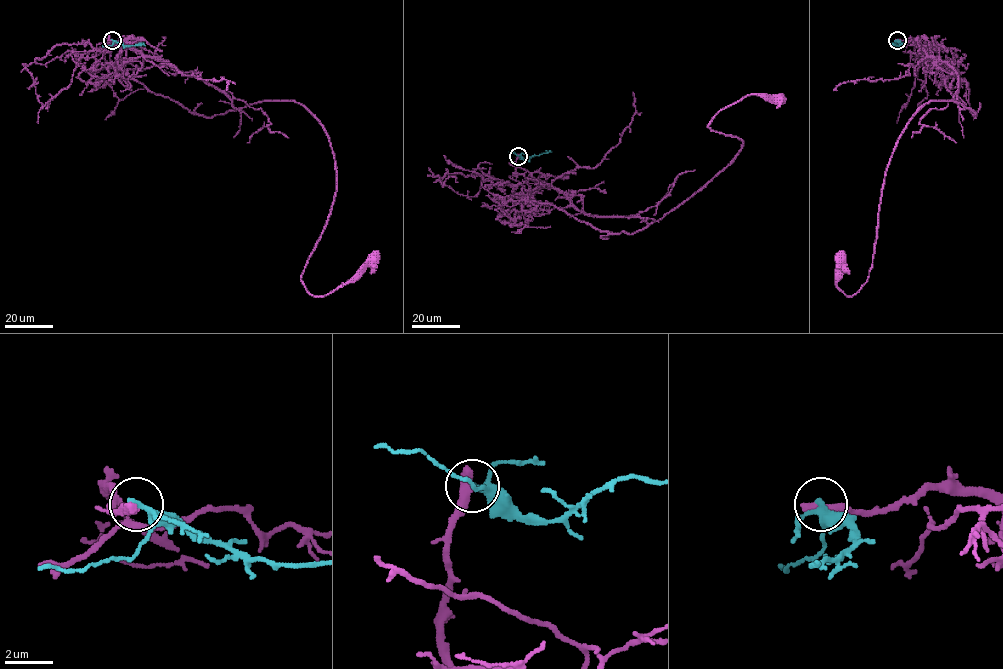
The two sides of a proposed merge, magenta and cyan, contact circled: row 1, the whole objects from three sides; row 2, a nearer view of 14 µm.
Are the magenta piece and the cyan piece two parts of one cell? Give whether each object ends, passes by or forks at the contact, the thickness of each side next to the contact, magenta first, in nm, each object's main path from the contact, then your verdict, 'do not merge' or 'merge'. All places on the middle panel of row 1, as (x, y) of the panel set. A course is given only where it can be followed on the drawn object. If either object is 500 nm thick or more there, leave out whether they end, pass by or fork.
calibres 550 and 260 nm; course magenta (518, 155), (517, 174), (578, 210), (649, 223), (741, 149), (711, 118), (750, 94), (779, 98); course cyan (518, 155), (527, 159), (551, 151); do not merge

